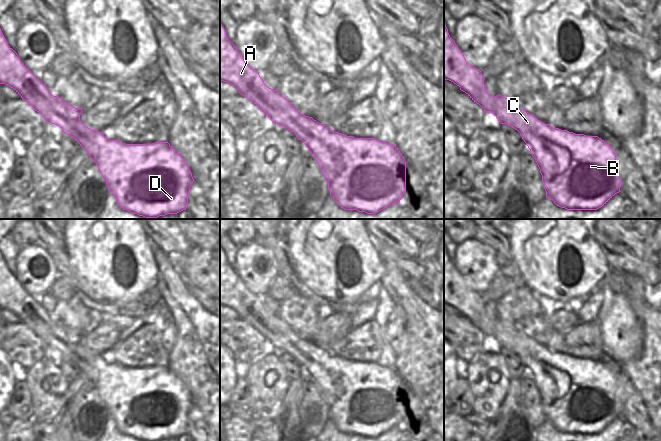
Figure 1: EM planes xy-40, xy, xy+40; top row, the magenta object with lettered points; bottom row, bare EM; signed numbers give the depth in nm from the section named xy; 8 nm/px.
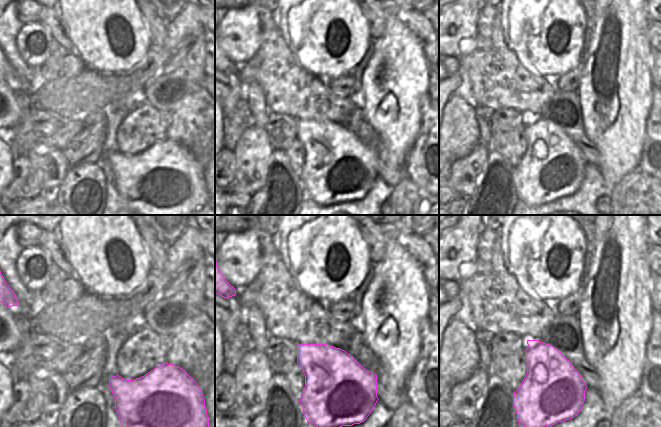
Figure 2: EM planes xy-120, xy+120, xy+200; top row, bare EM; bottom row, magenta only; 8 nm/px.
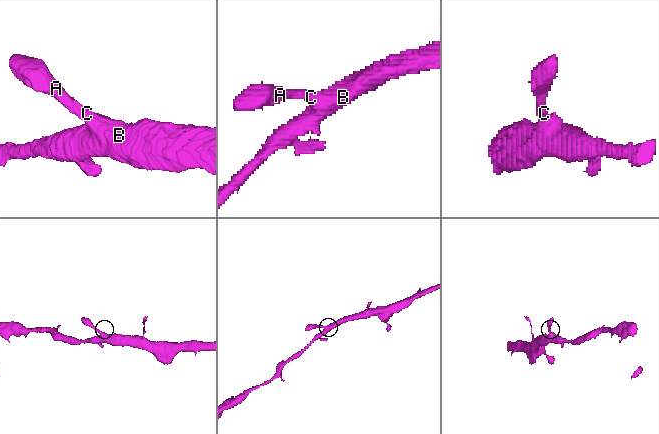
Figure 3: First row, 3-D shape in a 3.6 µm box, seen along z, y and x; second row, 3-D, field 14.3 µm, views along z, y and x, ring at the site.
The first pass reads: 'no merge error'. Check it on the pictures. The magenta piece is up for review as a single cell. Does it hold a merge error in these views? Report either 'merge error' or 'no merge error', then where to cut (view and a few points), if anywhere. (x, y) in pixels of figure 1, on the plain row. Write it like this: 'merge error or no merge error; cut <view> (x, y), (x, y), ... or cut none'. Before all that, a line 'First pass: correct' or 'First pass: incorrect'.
First pass: correct
no merge error; cut none

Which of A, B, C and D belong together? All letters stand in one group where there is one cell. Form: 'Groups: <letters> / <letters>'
Groups: A B C D

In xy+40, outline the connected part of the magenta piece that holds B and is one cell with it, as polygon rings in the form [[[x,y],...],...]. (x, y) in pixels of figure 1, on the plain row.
[[[444,247],[444,303],[460,311],[485,336],[491,336],[501,348],[517,354],[534,381],[542,399],[546,422],[567,434],[597,434],[604,430],[622,409],[618,399],[618,387],[612,371],[598,360],[575,358],[553,352],[519,332],[507,322],[492,321],[485,309],[481,295],[471,290],[450,261]]]

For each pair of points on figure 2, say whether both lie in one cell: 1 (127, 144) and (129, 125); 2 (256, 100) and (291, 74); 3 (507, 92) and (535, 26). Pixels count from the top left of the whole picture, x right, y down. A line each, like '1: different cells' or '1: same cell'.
1: same cell
2: different cells
3: different cells

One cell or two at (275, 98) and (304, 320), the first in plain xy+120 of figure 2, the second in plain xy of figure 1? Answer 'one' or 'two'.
one

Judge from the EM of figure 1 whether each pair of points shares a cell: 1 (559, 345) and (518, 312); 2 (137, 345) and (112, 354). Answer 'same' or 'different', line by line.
1: same
2: same

